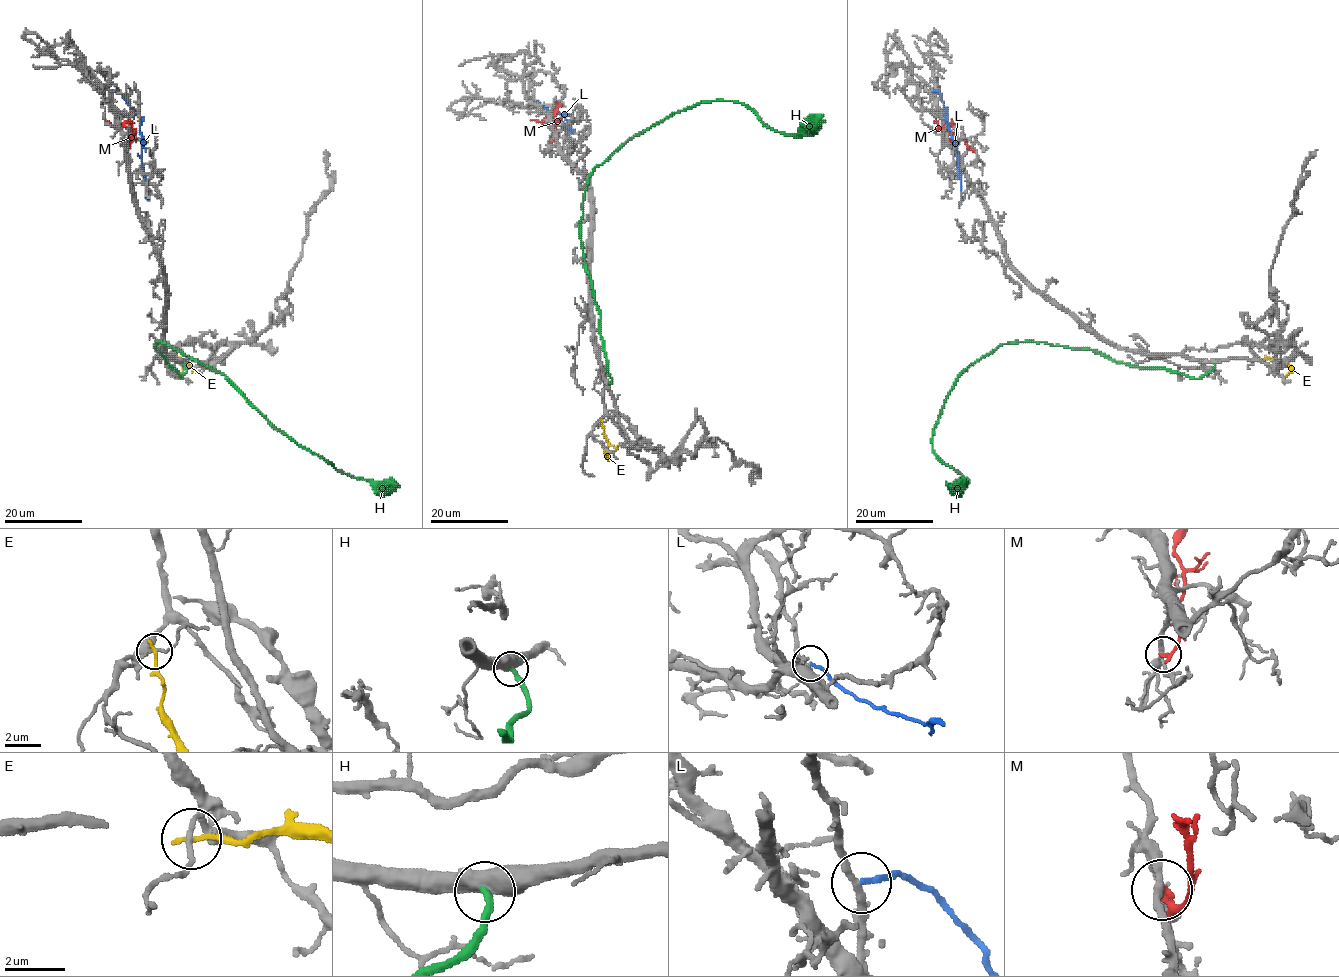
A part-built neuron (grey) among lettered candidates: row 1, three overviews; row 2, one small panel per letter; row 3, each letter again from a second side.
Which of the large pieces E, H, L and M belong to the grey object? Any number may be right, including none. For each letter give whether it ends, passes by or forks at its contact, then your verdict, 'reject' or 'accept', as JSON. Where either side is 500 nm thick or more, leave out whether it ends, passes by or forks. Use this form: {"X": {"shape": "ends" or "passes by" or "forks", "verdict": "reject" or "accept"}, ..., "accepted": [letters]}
{"E": {"shape": "ends", "verdict": "reject"}, "H": {"verdict": "accept"}, "L": {"shape": "ends", "verdict": "reject"}, "M": {"shape": "ends", "verdict": "reject"}, "accepted": ["H"]}

